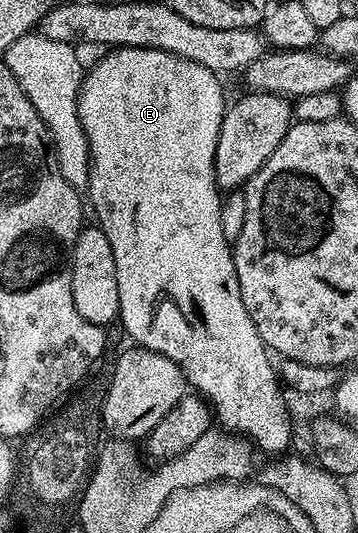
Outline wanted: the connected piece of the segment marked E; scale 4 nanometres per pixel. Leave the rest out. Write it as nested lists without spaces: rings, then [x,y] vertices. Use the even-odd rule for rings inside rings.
[[[116,47],[106,53],[108,55],[101,56],[96,61],[95,68],[92,71],[90,68],[83,76],[77,113],[81,117],[81,129],[85,129],[85,137],[89,141],[89,153],[91,154],[91,172],[86,189],[86,194],[91,195],[89,207],[90,210],[91,207],[95,210],[95,215],[99,218],[96,219],[97,225],[103,230],[105,237],[109,237],[109,245],[113,245],[113,261],[117,265],[118,322],[123,323],[132,344],[161,353],[172,359],[174,363],[182,365],[184,379],[204,400],[209,401],[220,428],[228,432],[229,430],[235,431],[231,433],[242,433],[260,452],[261,450],[283,451],[291,443],[291,415],[287,412],[286,401],[283,400],[281,379],[277,374],[277,367],[267,360],[269,348],[257,333],[257,325],[253,325],[245,309],[245,301],[241,301],[241,285],[237,281],[233,247],[225,237],[225,233],[221,233],[223,204],[221,192],[215,185],[215,154],[217,153],[217,137],[221,133],[221,121],[227,112],[229,99],[223,96],[223,87],[219,84],[220,76],[214,71],[205,69],[205,65],[197,65],[197,61],[189,61],[185,57],[162,51],[156,47]],[[162,295],[168,295],[175,302],[176,309],[183,314],[184,321],[191,326],[188,331],[154,331],[151,328],[151,322],[155,319],[155,302]],[[194,355],[203,359],[203,363],[185,362]]]

